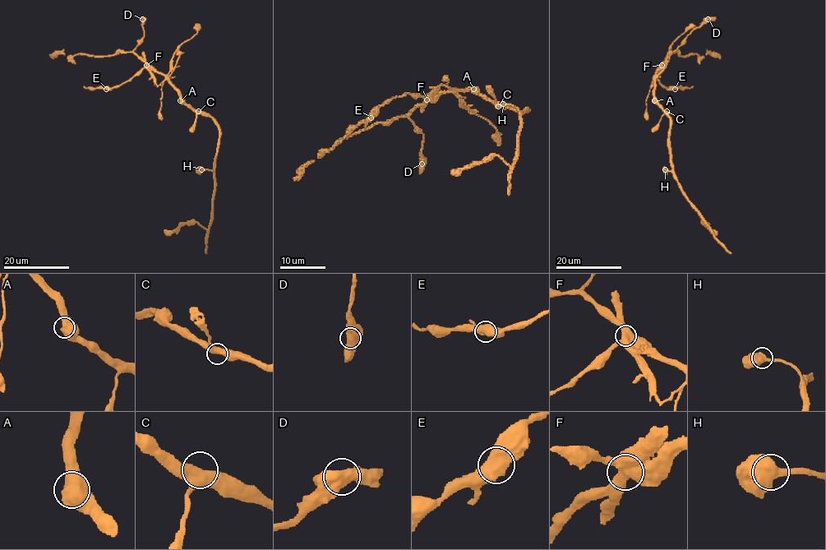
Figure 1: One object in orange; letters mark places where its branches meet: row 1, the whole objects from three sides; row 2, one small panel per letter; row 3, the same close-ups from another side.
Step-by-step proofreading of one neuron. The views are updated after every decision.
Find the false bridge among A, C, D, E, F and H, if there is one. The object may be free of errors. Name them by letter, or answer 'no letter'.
F

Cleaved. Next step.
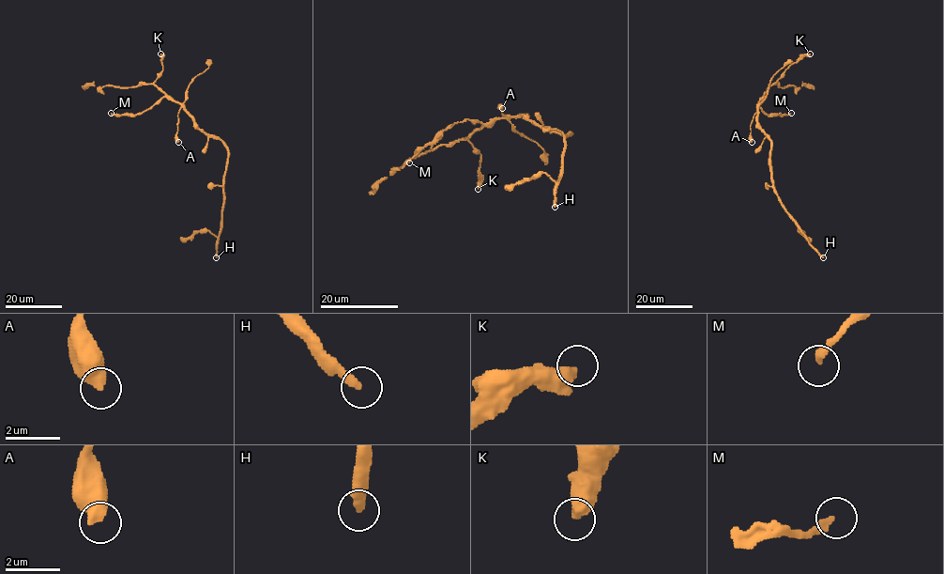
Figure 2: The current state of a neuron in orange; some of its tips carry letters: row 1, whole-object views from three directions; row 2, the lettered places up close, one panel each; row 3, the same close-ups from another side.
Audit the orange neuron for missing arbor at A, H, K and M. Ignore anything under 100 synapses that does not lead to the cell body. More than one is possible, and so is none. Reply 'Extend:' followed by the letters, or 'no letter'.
Extend: H

